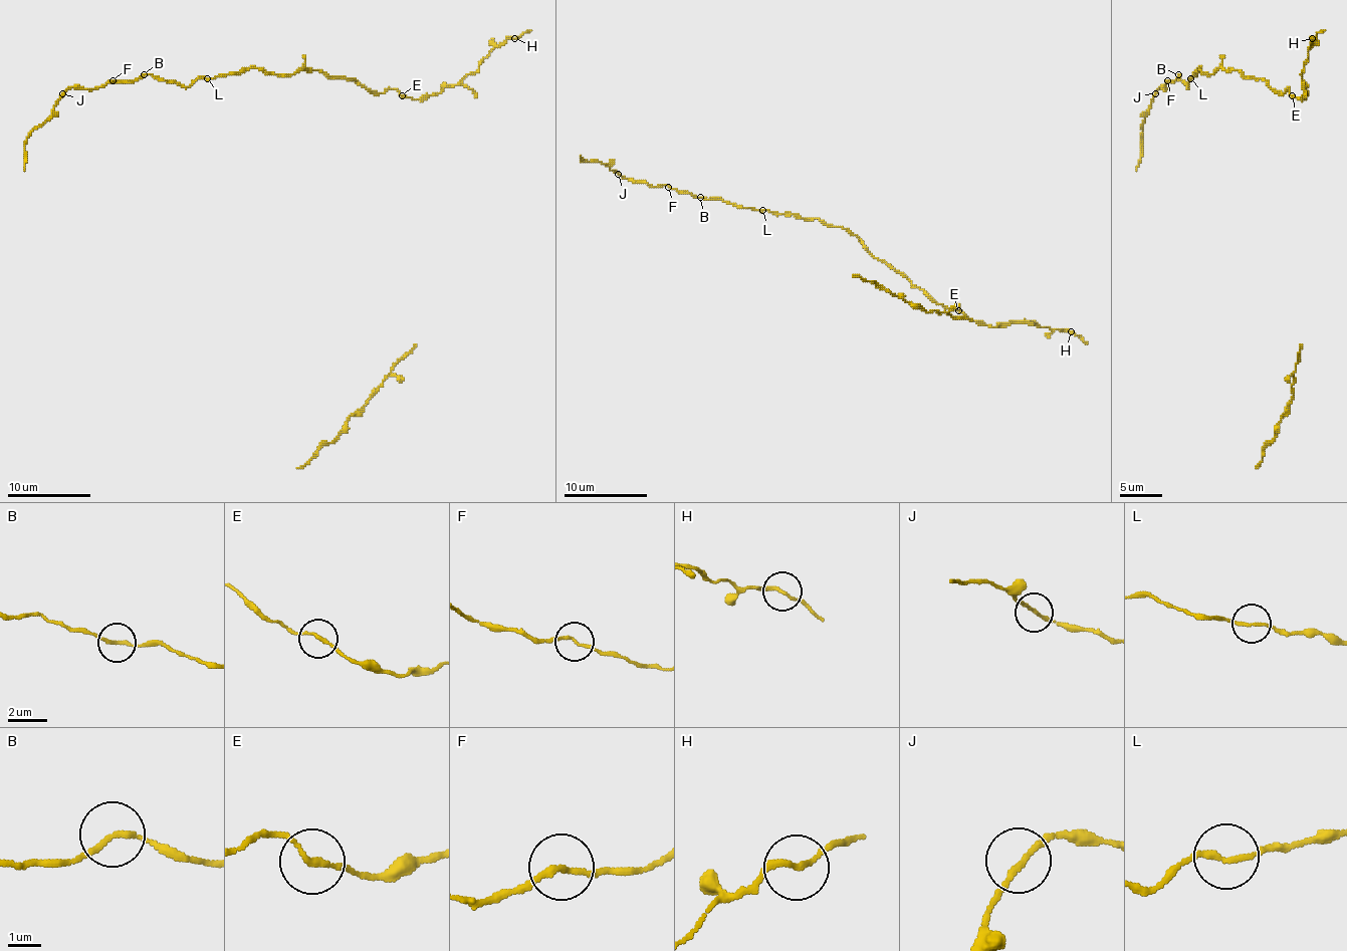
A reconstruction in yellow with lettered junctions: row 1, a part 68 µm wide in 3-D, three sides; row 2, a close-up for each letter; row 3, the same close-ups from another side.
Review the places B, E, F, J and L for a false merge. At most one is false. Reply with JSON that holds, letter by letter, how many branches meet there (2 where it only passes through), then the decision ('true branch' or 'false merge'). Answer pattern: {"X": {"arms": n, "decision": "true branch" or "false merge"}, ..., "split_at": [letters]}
{"B": {"arms": 2, "decision": "true branch"}, "E": {"arms": 2, "decision": "false merge"}, "F": {"arms": 2, "decision": "true branch"}, "J": {"arms": 2, "decision": "true branch"}, "L": {"arms": 2, "decision": "true branch"}, "split_at": ["E"]}

